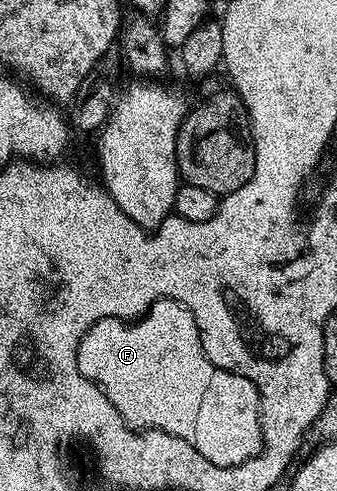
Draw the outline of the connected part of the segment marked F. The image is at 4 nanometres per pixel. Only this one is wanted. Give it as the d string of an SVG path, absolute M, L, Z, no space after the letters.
M158 300L142 316L132 320L101 318L77 346L77 366L113 402L117 414L136 430L173 434L193 446L219 468L235 468L263 450L263 413L259 387L236 372L215 368L207 360L195 331L195 319L180 300Z

